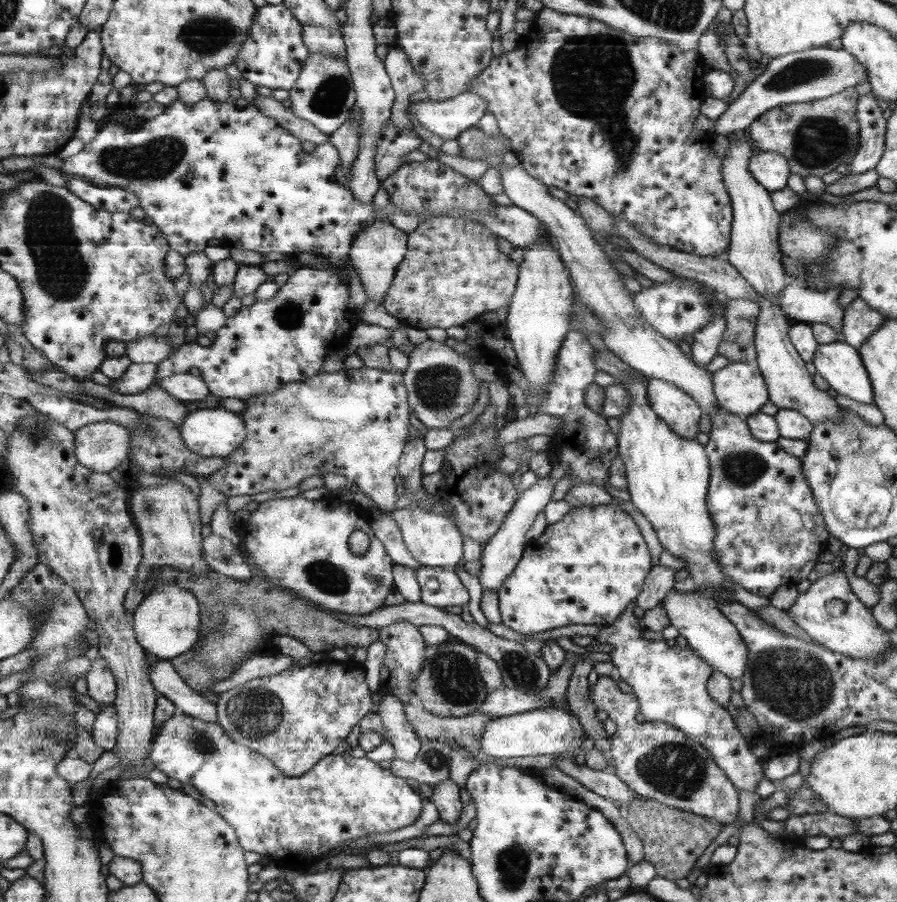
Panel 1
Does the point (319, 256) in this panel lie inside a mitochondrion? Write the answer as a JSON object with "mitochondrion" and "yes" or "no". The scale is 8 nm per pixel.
{"mitochondrion":"no"}

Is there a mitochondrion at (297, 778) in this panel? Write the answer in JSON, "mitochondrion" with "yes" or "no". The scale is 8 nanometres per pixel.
{"mitochondrion":"no"}

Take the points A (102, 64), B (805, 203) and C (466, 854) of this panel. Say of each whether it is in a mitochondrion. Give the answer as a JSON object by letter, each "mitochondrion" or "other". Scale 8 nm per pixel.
{"A":"other","B":"other","C":"other"}

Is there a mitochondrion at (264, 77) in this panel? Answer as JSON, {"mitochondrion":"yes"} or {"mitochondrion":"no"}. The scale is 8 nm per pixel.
{"mitochondrion":"no"}

